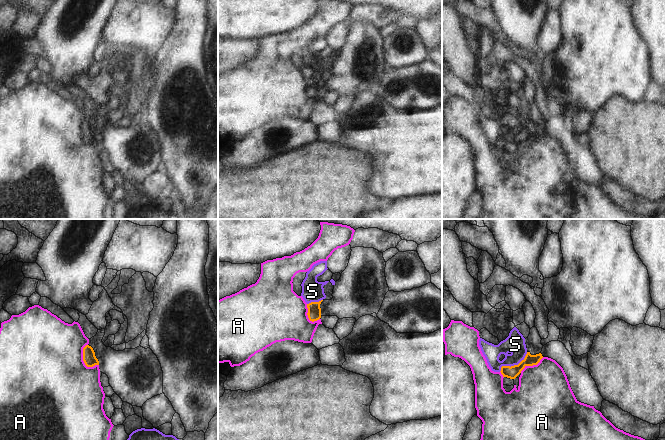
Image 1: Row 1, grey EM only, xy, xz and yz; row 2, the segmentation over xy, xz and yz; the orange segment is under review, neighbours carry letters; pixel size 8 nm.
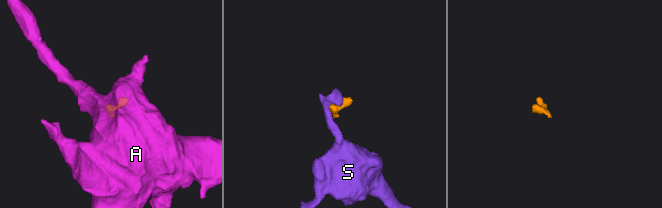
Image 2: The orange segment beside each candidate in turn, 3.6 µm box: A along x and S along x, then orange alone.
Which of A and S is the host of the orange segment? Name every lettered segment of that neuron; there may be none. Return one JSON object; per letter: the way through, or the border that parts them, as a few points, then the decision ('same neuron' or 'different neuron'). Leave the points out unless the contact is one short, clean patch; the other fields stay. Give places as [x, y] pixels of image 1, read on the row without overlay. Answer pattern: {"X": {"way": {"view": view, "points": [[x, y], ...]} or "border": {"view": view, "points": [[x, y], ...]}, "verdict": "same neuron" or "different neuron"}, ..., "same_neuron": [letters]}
{"A": {"way": {"view": "xy", "points": [[89, 134], [83, 136], [52, 139]]}, "verdict": "same neuron"}, "S": {"border": {"view": "yz", "points": [[527, 128], [517, 140], [502, 142], [499, 147]]}, "verdict": "different neuron"}, "same_neuron": ["A"]}

